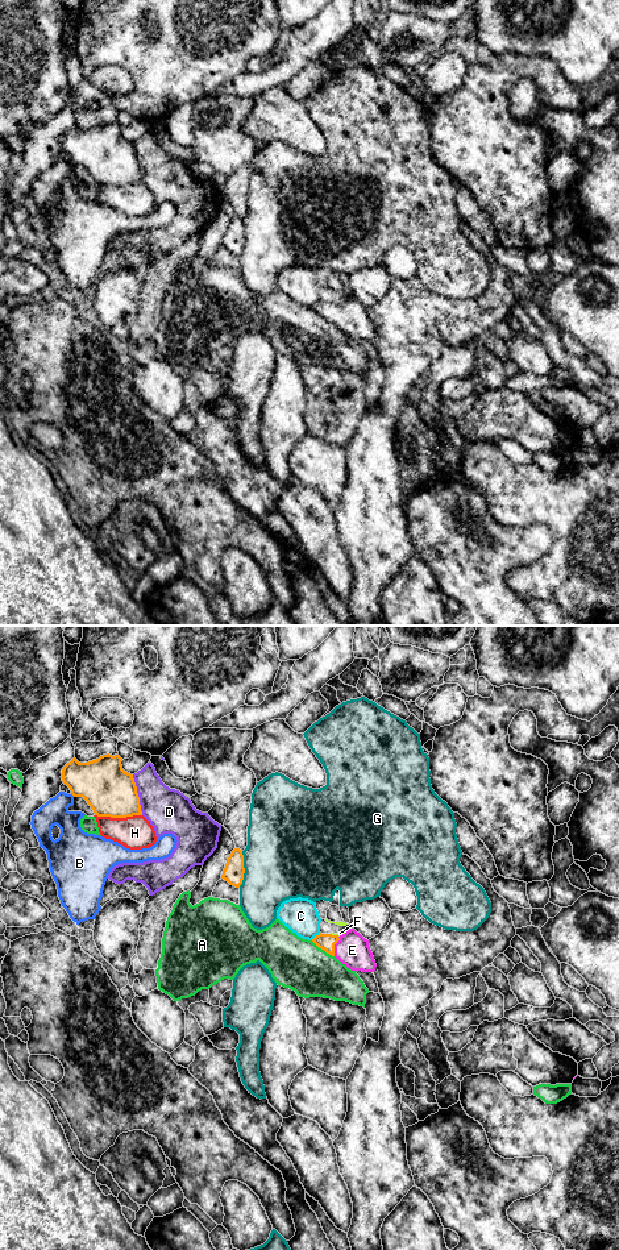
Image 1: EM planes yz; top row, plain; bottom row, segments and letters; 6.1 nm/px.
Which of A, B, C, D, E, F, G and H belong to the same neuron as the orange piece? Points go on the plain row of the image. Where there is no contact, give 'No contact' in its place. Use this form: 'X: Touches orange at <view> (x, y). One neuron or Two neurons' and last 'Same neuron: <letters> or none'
A: Touches orange at yz (323, 316). Two neurons
B: Touches orange at yz (73, 162). Two neurons
C: Touches orange at yz (316, 303). Two neurons
D: Touches orange at yz (137, 162). Two neurons
E: Touches orange at yz (333, 314). One neuron
F: Touches orange at yz (335, 303). Two neurons
G: Touches orange at yz (244, 237). Two neurons
H: Touches orange at yz (119, 185). Two neurons
Same neuron: E

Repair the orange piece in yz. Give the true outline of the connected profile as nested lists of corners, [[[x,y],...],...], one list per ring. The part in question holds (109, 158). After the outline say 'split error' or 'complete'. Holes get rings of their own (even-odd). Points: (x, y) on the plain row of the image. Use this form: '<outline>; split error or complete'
[[[103,122],[88,130],[79,130],[75,125],[62,137],[62,149],[74,165],[83,165],[97,184],[126,186],[142,183],[140,165],[133,142],[125,140],[119,122]]]; complete

